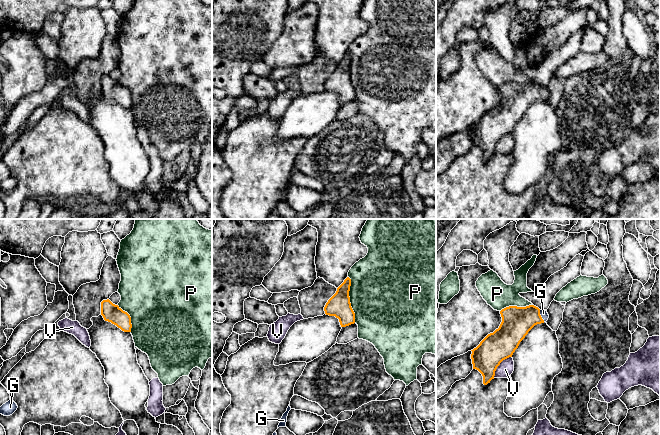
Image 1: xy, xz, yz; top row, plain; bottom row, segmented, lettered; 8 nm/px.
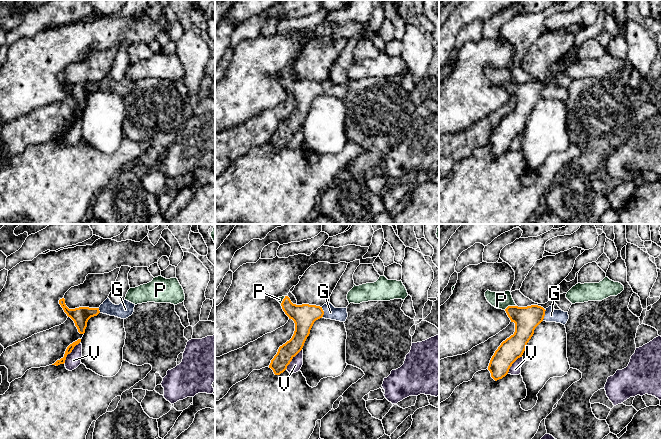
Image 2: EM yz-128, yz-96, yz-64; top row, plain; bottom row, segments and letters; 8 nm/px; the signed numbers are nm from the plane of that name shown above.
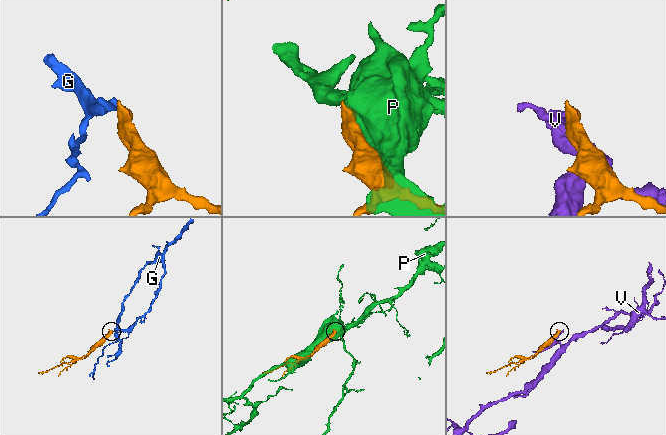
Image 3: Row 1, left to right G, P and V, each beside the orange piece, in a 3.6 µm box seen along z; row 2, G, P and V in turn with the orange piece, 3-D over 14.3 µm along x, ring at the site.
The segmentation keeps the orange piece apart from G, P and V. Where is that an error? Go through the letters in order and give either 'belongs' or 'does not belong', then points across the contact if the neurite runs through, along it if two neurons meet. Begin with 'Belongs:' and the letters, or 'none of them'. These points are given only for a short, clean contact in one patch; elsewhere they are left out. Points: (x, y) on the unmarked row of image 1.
Belongs: G
G: belongs; runs through yz (516, 98), (529, 92), (540, 92), (543, 89)
P: does not belong
V: does not belong

